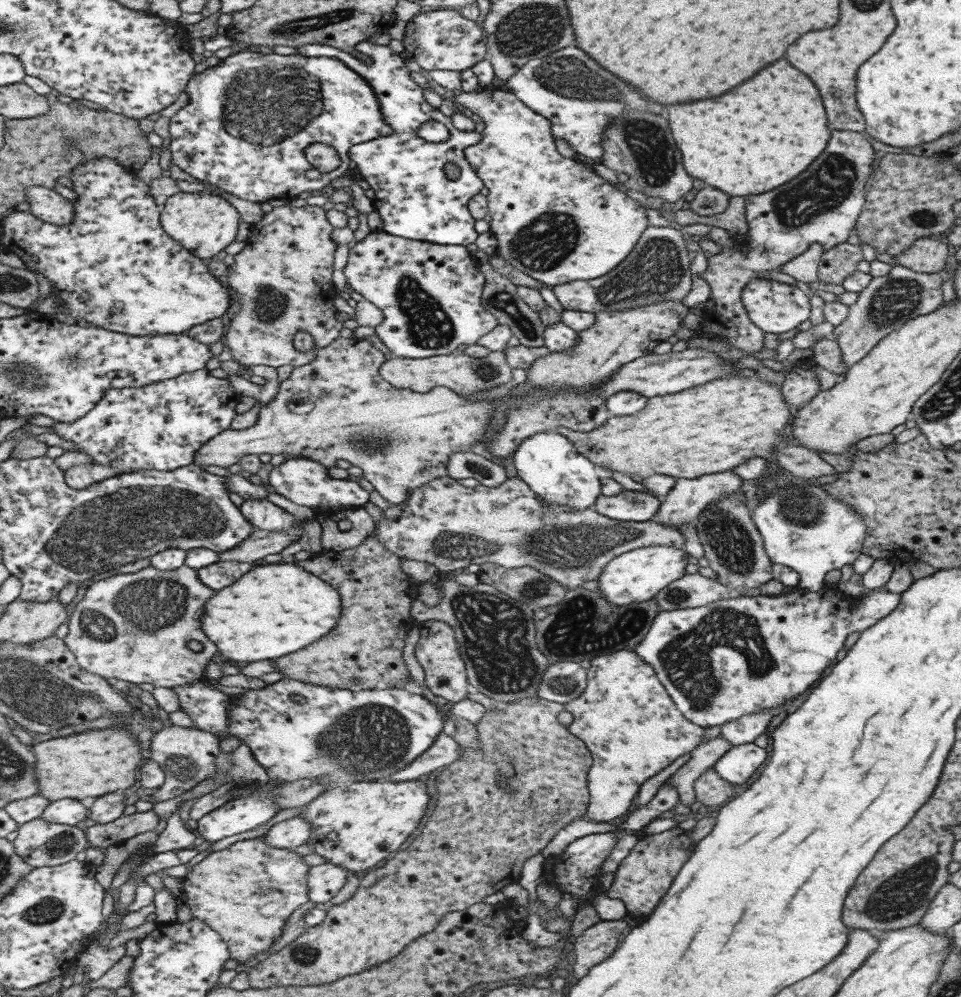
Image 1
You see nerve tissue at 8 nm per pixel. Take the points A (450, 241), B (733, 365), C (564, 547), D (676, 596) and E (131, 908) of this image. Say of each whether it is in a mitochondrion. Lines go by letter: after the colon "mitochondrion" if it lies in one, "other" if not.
A: other
B: other
C: mitochondrion
D: mitochondrion
E: other

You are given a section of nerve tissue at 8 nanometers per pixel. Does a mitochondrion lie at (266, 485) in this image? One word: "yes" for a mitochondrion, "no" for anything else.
no

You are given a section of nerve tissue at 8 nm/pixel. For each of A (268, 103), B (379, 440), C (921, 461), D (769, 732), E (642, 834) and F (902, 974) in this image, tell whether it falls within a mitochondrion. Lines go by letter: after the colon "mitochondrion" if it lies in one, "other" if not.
A: mitochondrion
B: mitochondrion
C: other
D: other
E: other
F: other

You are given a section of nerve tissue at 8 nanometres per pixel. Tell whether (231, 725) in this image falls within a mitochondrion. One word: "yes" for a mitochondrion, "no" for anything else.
no

